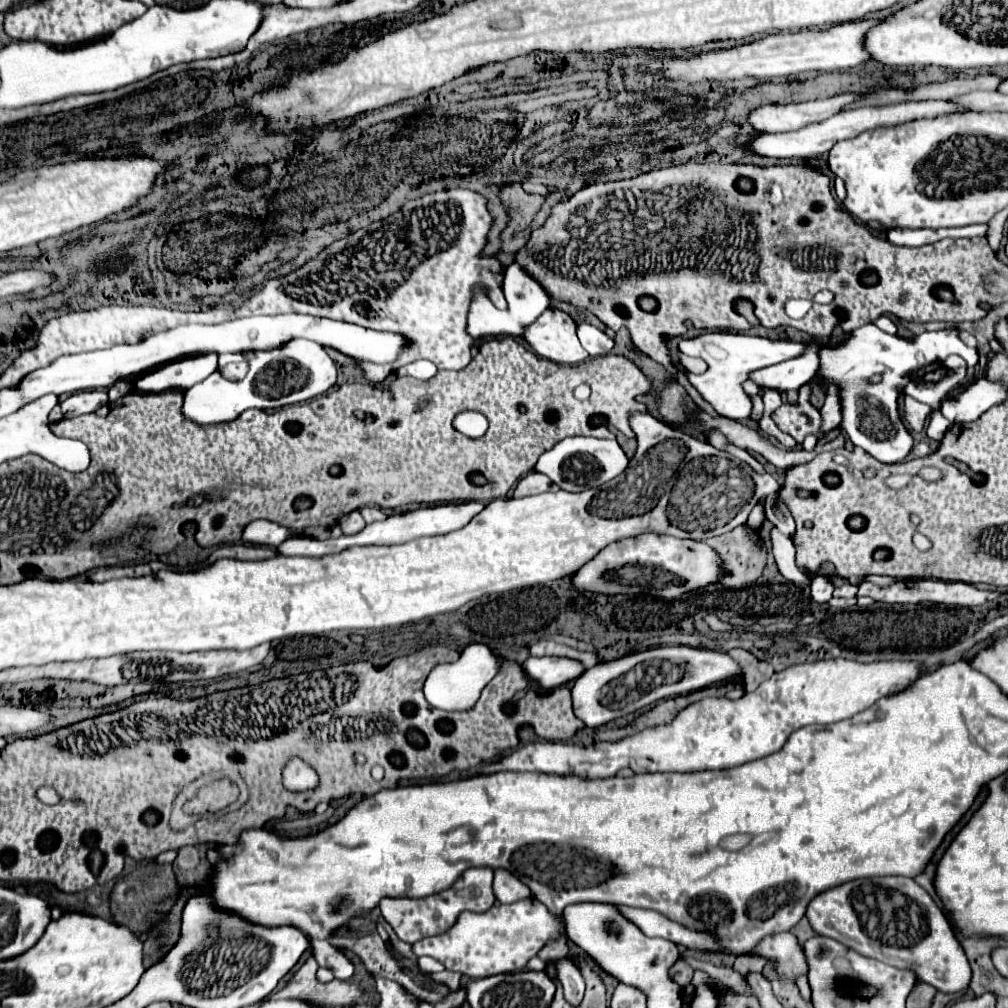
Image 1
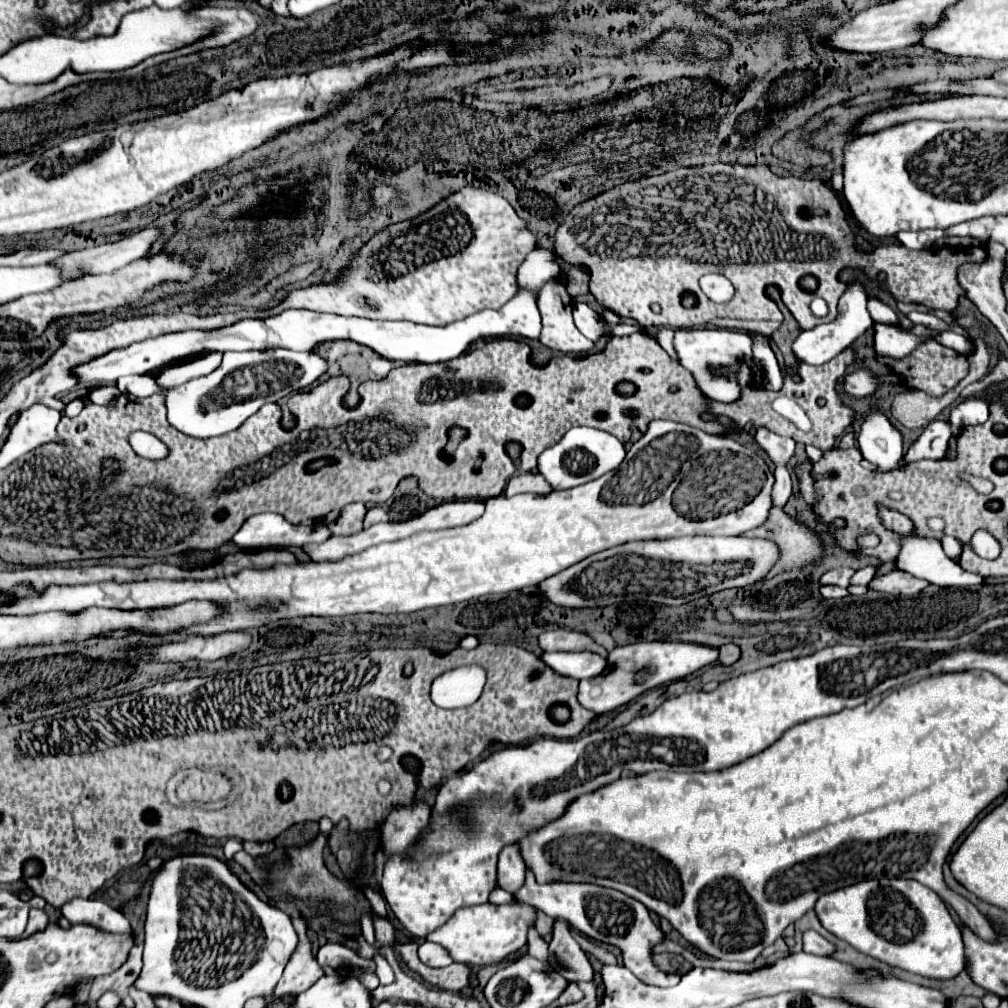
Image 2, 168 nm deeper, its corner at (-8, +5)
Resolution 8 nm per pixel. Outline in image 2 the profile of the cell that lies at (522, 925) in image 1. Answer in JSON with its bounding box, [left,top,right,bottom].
[427,903,537,965]

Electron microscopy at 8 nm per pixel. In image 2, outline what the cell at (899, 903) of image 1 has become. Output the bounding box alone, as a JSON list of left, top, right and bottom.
[815,879,965,979]

